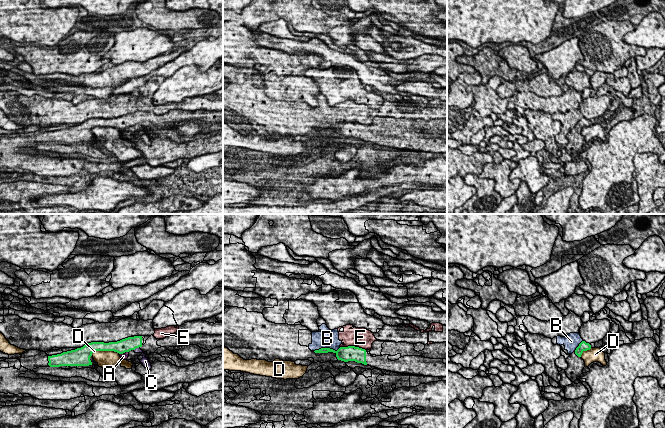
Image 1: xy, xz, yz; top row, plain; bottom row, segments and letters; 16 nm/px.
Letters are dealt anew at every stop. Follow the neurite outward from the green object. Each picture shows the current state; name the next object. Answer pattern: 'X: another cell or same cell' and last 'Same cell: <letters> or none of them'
A: another cell
B: another cell
C: another cell
D: another cell
E: another cell
Same cell: none of them

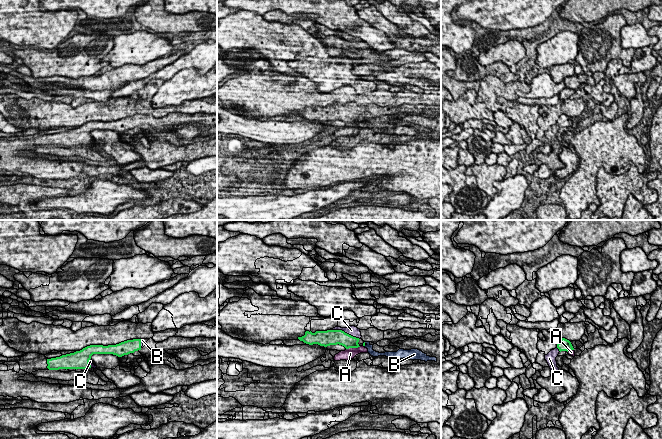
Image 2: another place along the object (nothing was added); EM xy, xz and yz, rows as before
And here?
A: another cell
B: same cell
C: same cell
Same cell: B, C

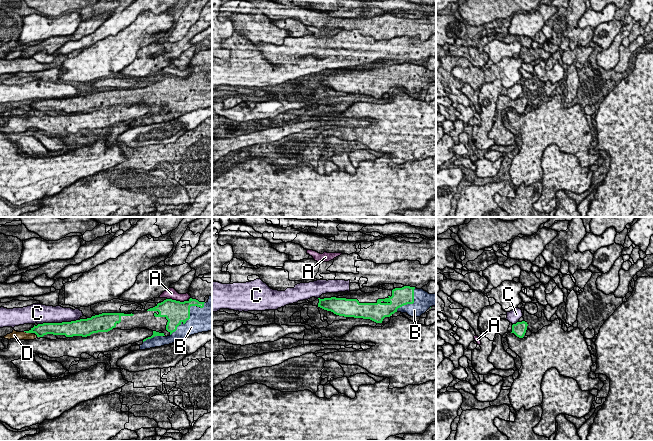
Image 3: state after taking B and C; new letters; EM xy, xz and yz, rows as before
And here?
A: another cell
B: same cell
C: another cell
D: another cell
Same cell: B

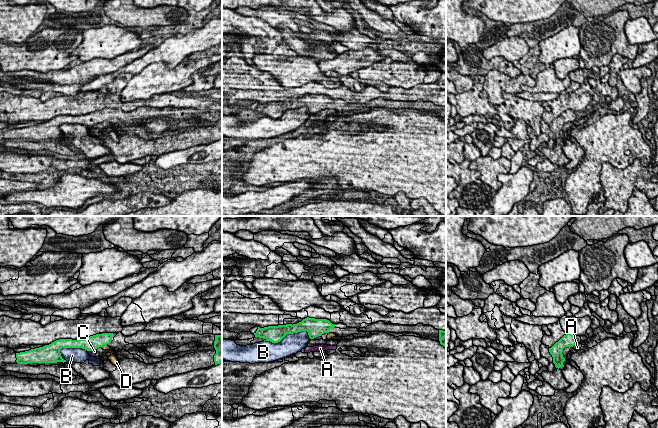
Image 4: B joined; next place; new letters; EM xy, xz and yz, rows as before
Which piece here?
A: another cell
B: another cell
C: another cell
D: another cell
Same cell: none of them

